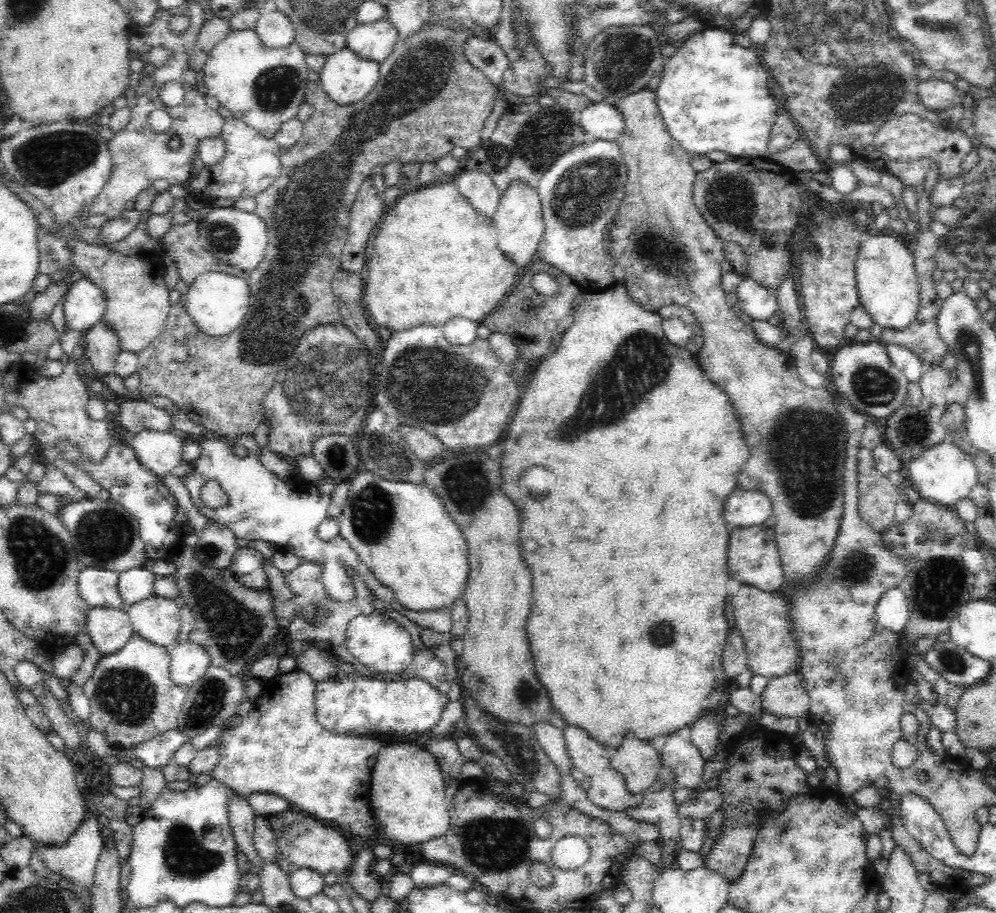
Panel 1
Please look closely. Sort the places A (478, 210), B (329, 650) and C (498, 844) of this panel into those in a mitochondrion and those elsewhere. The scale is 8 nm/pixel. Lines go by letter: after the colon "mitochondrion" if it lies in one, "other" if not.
A: other
B: other
C: mitochondrion

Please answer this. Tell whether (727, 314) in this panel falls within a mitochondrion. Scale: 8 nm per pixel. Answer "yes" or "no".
no

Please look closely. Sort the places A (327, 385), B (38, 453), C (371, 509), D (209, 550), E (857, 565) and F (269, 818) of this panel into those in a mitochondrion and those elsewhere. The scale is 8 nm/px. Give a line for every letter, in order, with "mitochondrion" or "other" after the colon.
A: mitochondrion
B: other
C: mitochondrion
D: mitochondrion
E: mitochondrion
F: other

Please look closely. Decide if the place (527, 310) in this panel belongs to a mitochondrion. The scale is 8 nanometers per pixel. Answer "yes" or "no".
yes

